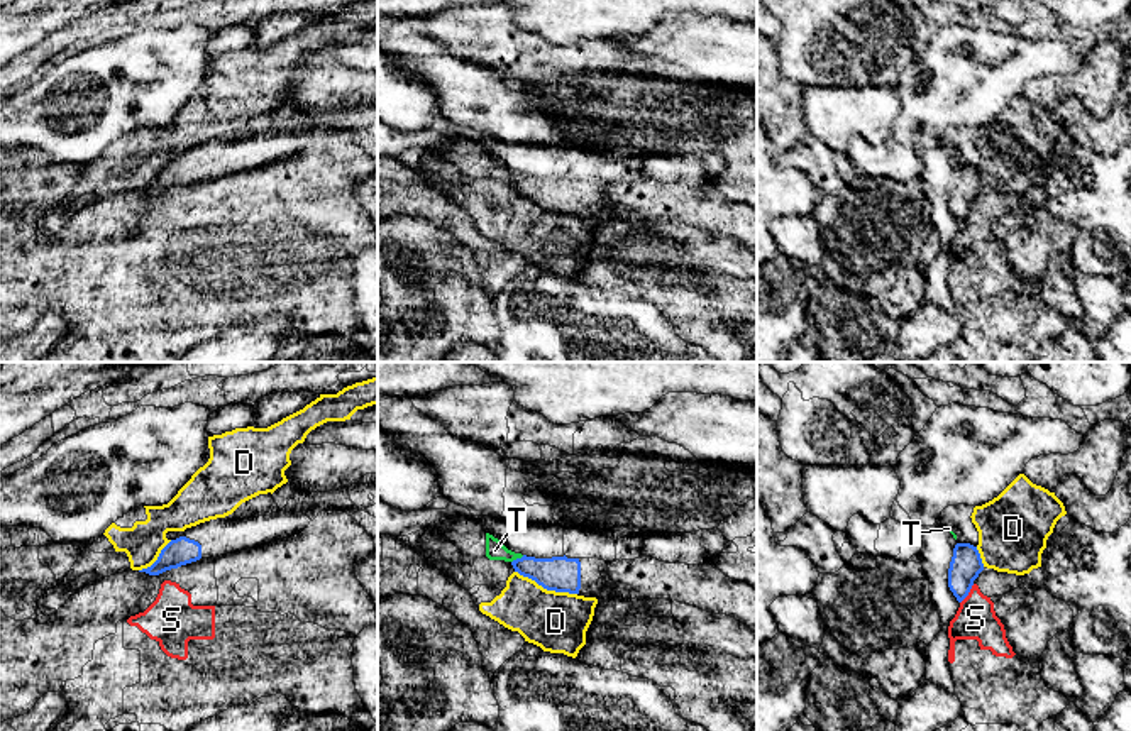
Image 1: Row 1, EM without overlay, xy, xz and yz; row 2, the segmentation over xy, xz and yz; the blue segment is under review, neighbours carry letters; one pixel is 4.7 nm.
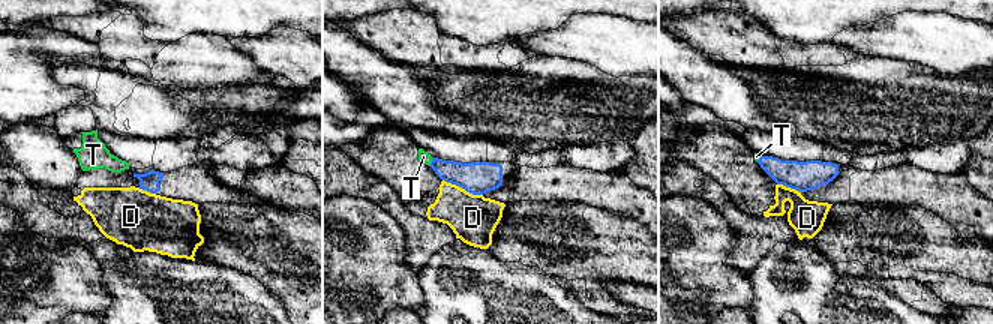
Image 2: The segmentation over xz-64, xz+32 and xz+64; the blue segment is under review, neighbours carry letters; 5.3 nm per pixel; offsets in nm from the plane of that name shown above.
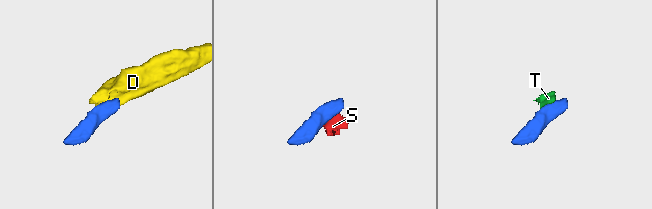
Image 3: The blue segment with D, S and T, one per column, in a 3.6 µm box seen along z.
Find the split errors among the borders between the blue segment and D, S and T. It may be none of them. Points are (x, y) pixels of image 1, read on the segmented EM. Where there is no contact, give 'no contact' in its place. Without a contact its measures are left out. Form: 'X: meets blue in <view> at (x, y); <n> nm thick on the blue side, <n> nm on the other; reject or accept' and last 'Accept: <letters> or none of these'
D: meets blue in xz at (546, 588); 170 nm thick on the blue side, 280 nm on the other; reject
S: meets blue in yz at (967, 594); 150 nm thick on the blue side, 190 nm on the other; reject
T: meets blue in xz at (517, 559); 170 nm thick on the blue side, 100 nm on the other; reject
Accept: none of these

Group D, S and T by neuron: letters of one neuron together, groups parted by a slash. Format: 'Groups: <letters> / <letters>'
Groups: D T / S

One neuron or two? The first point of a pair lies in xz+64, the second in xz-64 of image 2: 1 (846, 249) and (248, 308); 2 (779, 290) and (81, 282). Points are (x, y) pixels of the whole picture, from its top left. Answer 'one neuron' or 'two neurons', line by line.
1: two neurons
2: two neurons

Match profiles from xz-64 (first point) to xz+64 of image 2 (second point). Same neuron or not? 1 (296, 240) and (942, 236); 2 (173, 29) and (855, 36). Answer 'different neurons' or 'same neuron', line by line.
1: same neuron
2: different neurons

